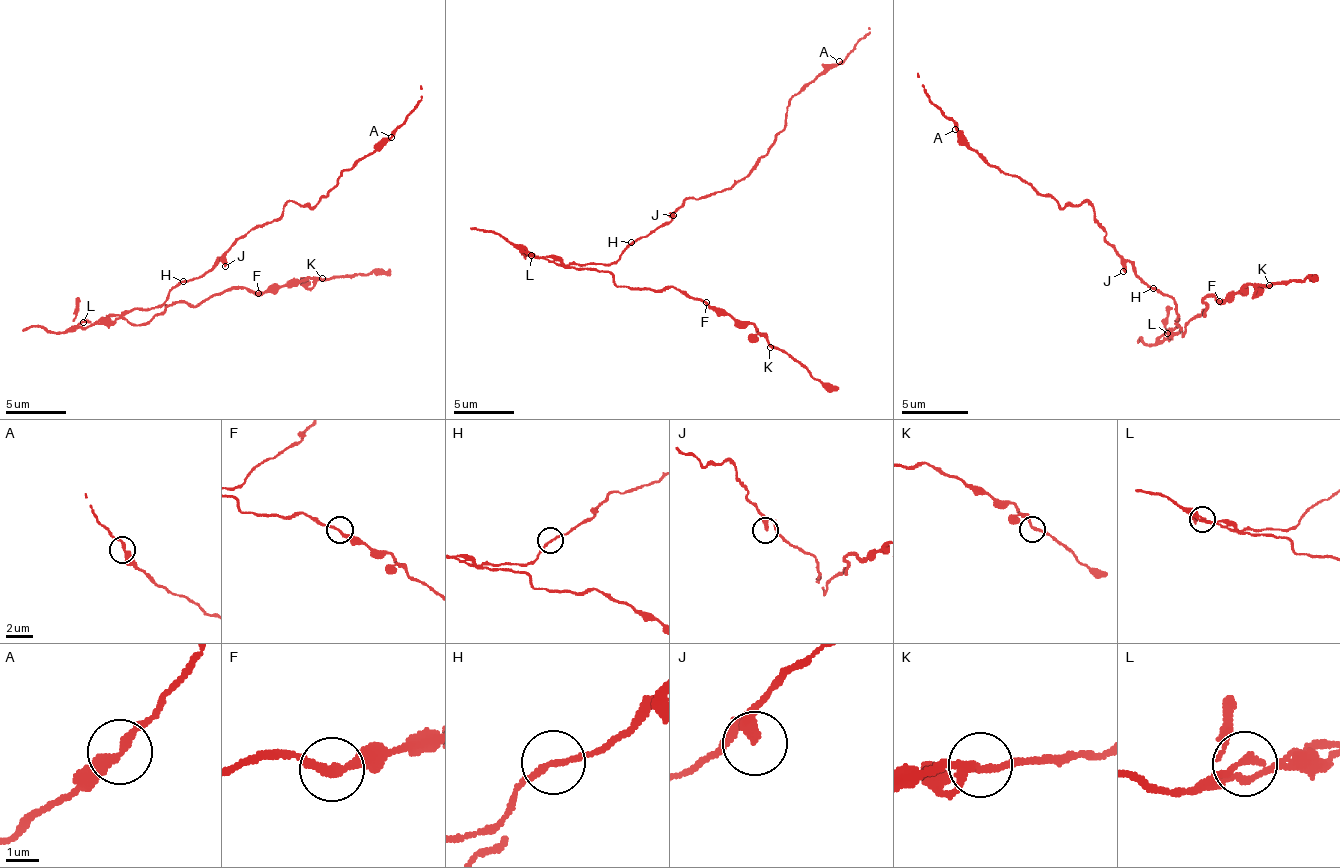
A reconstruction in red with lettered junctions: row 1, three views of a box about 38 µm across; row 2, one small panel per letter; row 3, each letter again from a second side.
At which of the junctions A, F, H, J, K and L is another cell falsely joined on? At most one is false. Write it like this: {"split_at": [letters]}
{"split_at": []}

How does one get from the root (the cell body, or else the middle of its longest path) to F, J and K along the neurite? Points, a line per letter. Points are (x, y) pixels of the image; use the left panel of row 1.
F: (183, 281), (159, 305), (126, 317), (150, 323), (171, 302), (201, 305), (228, 290), (258, 293)
J: (183, 281), (201, 278), (219, 260), (225, 266)
K: (183, 281), (159, 305), (126, 317), (150, 323), (171, 302), (201, 305), (228, 290), (279, 290), (322, 278)

